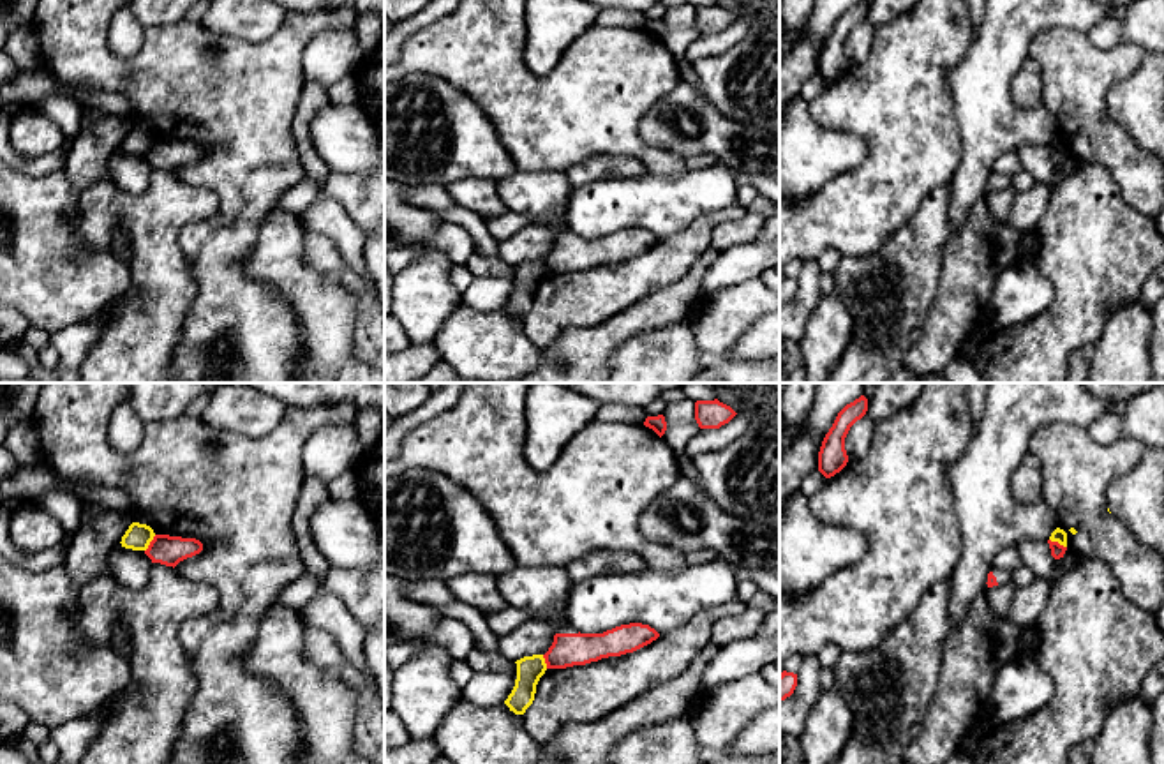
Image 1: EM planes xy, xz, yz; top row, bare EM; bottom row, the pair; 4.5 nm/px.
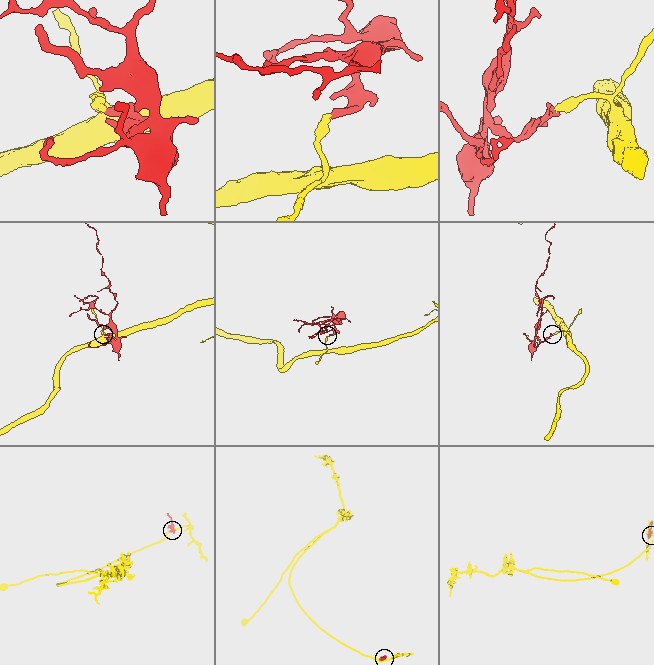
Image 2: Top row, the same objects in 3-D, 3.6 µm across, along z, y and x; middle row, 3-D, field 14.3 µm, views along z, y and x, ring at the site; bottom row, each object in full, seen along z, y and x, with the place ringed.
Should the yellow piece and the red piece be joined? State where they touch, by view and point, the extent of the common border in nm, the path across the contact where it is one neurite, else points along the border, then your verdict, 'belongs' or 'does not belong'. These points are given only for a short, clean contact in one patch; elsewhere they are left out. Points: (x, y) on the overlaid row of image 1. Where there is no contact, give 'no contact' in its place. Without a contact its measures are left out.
contact yz (1059, 542); length 90 nm; border yz (1050, 539), (1066, 547); does not belong

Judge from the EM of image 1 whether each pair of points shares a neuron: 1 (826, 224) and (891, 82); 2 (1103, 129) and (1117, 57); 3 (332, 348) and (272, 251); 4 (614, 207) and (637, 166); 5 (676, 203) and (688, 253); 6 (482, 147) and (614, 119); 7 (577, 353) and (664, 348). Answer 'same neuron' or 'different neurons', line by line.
1: same neuron
2: same neuron
3: same neuron
4: different neurons
5: different neurons
6: different neurons
7: different neurons

